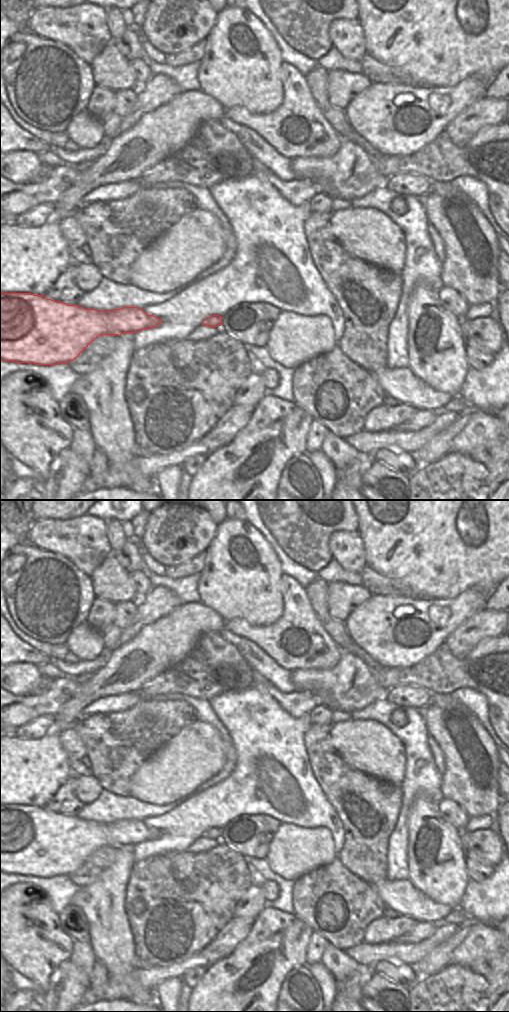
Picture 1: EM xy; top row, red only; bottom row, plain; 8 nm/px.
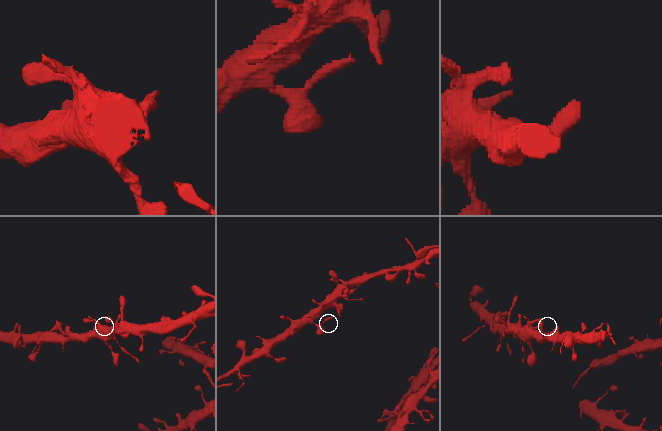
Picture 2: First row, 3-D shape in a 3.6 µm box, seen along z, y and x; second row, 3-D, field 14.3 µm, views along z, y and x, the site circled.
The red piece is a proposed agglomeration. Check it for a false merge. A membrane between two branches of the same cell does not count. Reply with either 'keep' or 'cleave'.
keep

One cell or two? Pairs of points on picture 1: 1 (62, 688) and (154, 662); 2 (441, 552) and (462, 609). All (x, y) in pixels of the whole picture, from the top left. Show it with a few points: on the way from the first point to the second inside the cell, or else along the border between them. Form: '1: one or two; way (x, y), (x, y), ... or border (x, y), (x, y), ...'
1: two; border (88, 675), (80, 688), (68, 700)
2: two; border (479, 588), (469, 587), (452, 598), (434, 599)

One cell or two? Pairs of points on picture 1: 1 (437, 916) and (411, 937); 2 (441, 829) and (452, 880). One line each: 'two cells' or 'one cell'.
1: two cells
2: one cell

